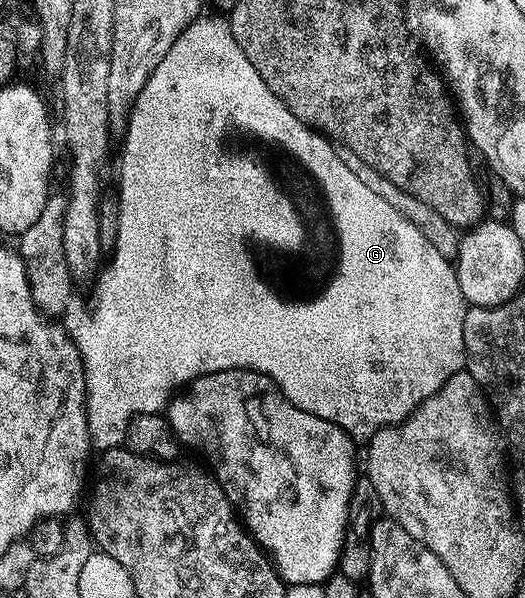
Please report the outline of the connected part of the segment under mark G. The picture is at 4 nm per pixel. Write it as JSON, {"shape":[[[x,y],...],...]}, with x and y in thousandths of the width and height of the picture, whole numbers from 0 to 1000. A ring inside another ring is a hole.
{"shape":[[[379,27],[356,42],[322,87],[314,87],[307,107],[291,114],[284,134],[276,134],[276,147],[269,147],[257,162],[250,194],[242,199],[242,216],[230,231],[234,266],[227,271],[223,308],[229,371],[223,375],[221,408],[208,425],[211,440],[190,458],[187,453],[179,460],[181,480],[173,485],[166,512],[137,508],[124,527],[128,560],[139,569],[150,600],[158,604],[171,744],[189,756],[232,747],[240,716],[251,699],[265,692],[303,692],[335,654],[392,625],[430,619],[480,619],[503,625],[547,667],[573,682],[573,689],[589,689],[596,696],[611,696],[611,702],[632,706],[670,736],[699,736],[730,712],[766,706],[800,672],[829,659],[878,619],[878,498],[853,460],[850,465],[842,448],[829,445],[830,426],[817,421],[806,390],[752,348],[741,348],[726,328],[695,314],[695,308],[688,308],[688,301],[680,301],[680,294],[672,294],[672,288],[650,274],[644,249],[617,226],[558,194],[552,181],[526,157],[512,154],[505,134],[490,127],[490,114],[474,107],[474,94],[459,87],[440,52],[438,35],[425,27],[410,28],[417,30]],[[577,358],[634,358],[646,395],[638,395],[634,445],[619,478],[611,482],[611,495],[592,508],[550,512],[528,502],[509,482],[501,482],[501,475],[486,472],[486,452],[474,425],[467,425],[463,398],[482,395],[486,401],[493,398],[497,405],[524,411],[566,408],[573,401],[573,375],[585,368]]]}

